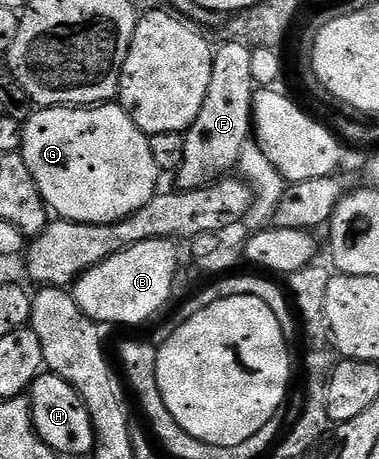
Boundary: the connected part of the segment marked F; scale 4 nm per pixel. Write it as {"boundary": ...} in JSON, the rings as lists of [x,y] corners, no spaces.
{"boundary":[[[222,41],[213,52],[211,84],[203,96],[203,108],[189,129],[184,131],[183,164],[175,175],[176,189],[200,190],[226,177],[236,167],[253,133],[253,95],[255,83],[251,76],[251,49],[243,44]]]}

